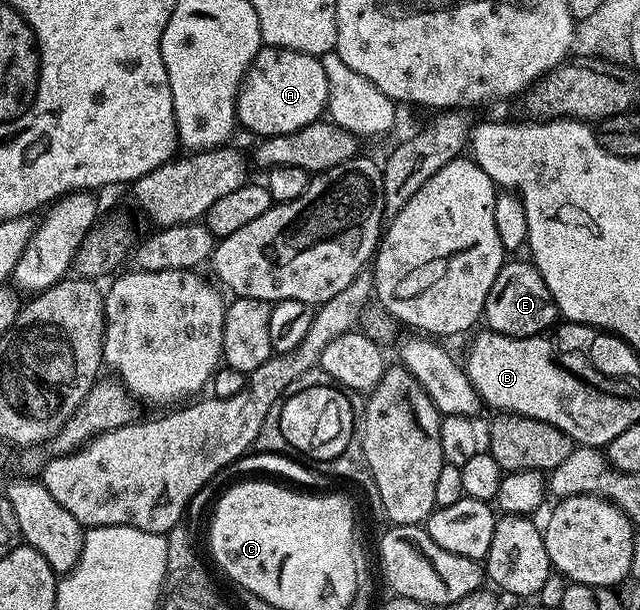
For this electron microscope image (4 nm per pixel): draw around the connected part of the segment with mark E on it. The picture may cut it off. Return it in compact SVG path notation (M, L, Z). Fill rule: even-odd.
M503 262L492 289L488 289L484 323L487 328L508 337L532 337L549 332L559 322L558 306L544 285L544 277L535 269L533 262Z

